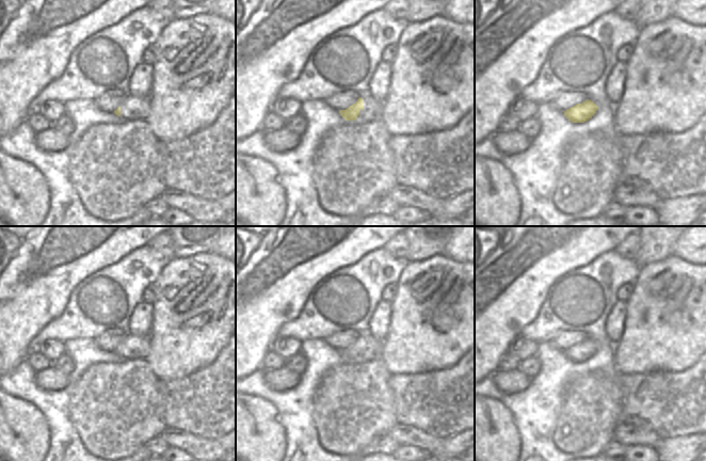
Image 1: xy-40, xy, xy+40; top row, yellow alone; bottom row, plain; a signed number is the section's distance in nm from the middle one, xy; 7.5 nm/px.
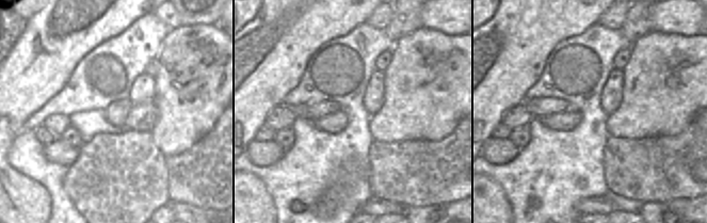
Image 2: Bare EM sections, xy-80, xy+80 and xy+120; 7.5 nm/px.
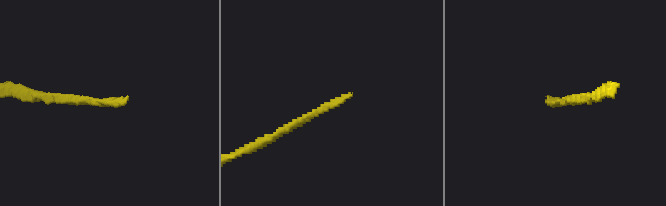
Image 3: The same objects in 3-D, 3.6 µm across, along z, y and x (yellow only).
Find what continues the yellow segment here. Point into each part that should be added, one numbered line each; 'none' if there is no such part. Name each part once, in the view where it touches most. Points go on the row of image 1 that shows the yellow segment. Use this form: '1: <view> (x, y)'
1: xy (372, 110)

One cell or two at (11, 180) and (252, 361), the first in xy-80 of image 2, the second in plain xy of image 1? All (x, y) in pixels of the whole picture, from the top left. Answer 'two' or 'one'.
two

